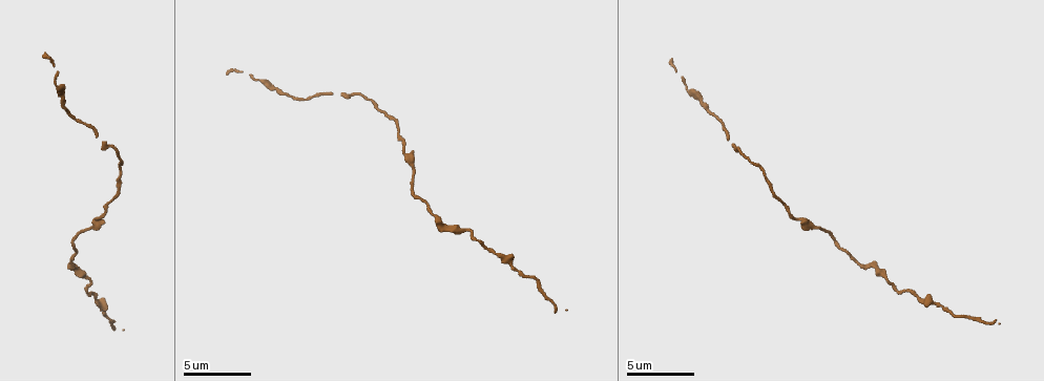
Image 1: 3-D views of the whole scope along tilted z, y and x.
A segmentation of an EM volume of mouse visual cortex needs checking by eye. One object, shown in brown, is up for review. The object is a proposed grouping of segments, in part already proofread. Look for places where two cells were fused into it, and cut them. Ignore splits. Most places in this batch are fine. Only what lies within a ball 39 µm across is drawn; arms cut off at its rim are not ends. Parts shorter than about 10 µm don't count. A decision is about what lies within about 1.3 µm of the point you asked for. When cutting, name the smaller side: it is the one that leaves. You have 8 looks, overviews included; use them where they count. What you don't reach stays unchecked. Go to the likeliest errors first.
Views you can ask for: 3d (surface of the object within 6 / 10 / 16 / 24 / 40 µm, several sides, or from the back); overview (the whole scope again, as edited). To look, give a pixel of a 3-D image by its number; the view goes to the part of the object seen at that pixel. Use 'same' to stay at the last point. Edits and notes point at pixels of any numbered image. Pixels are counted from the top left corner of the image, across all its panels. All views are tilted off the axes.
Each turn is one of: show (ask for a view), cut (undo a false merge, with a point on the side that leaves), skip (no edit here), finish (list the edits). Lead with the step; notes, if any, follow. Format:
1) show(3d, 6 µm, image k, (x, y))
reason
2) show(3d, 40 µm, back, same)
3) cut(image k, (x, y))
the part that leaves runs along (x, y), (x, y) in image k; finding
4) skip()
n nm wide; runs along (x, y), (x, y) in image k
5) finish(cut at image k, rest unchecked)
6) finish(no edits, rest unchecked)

show(3d, 6 µm, image 1, (804, 224))

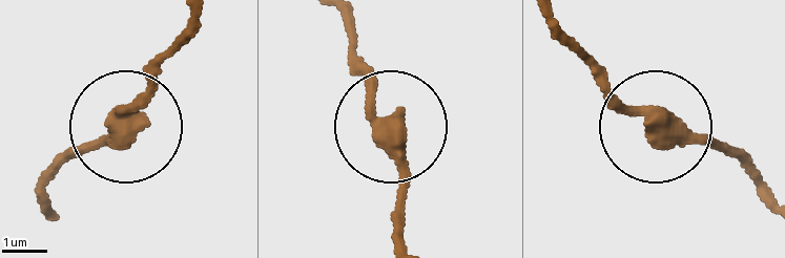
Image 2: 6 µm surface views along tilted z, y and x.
skip()
runs along (374, 137), (393, 137), (395, 235) in image 2; all the same cell

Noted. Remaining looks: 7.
show(3d, 10 µm, image 1, (94, 297))
calibre changes

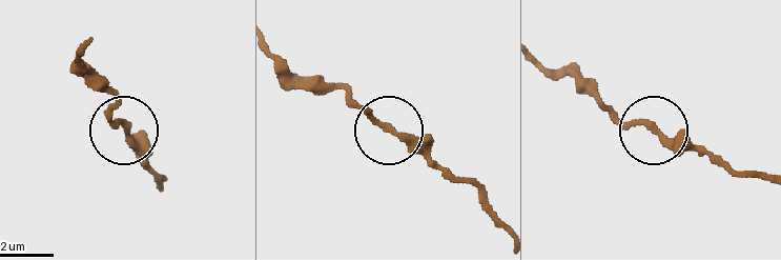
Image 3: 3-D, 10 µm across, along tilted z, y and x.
show(3d, 10 µm, back, image 3, (385, 128))

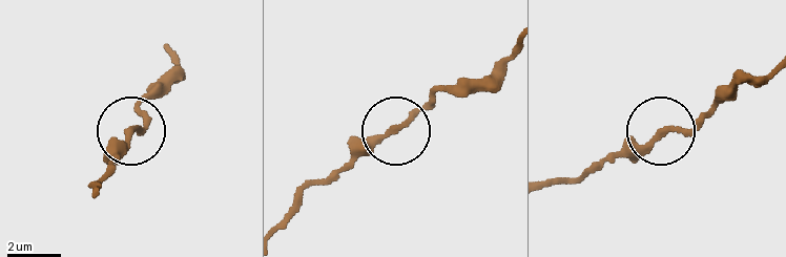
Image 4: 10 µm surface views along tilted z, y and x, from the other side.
skip()
runs along (504, 61), (425, 101), (333, 179) in image 4; one cell here

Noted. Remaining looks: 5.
show(3d, 10 µm, image 1, (95, 133))
thin neck

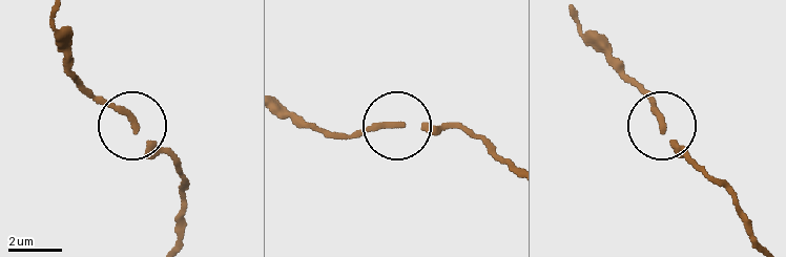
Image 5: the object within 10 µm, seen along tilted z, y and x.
skip()
200 nm wide; runs along (177, 236), (184, 202), (169, 159), (82, 80) in image 5; continuous, no second cell

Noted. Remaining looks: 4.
show(3d, 10 µm, image 1, (859, 264))
calibre changes

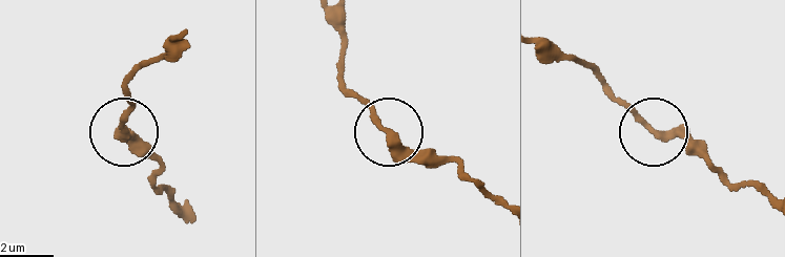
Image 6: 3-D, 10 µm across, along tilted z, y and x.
show(3d, 6 µm, image 6, (654, 132))

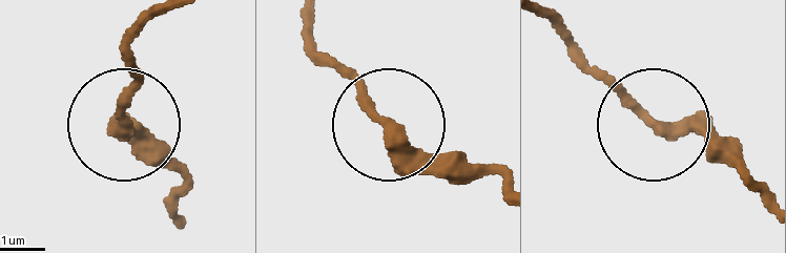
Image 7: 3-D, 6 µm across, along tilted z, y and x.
skip()
runs along (163, 9), (127, 56), (127, 113), (165, 157) in image 7; continuous, no second cell

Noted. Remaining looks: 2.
finish(no edits, rest unchecked)

